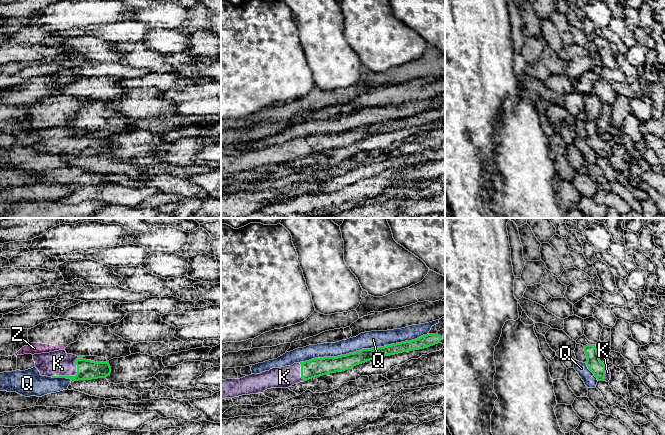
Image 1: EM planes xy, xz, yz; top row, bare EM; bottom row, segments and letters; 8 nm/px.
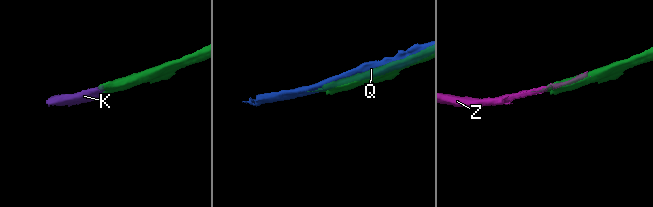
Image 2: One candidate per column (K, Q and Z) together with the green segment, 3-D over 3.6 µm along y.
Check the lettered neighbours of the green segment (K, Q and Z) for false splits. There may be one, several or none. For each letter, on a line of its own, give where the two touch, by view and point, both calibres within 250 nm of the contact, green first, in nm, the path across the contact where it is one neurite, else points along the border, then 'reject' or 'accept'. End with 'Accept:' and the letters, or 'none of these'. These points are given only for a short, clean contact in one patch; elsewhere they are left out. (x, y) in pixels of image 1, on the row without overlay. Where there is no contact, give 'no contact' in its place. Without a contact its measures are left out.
K: contact xy (71, 152); calibres 160 and 200 nm; way xy (86, 145), (80, 145), (71, 152), (58, 139); accept
Q: contact xz (363, 125); calibres 130 and 140 nm; reject
Z: contact yz (591, 121); calibres 120 and 30 nm; reject
Accept: K

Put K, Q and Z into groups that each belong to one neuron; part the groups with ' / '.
K / Q / Z

